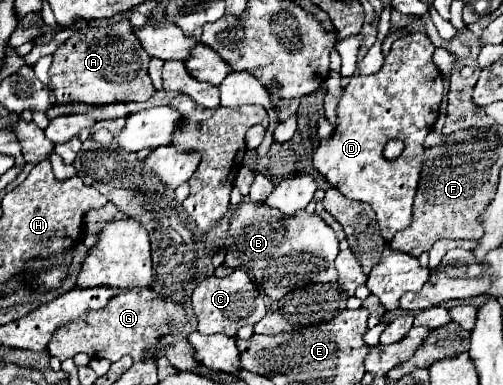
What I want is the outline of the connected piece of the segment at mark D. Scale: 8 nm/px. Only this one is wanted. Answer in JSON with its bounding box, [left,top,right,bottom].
[313,33,443,239]

